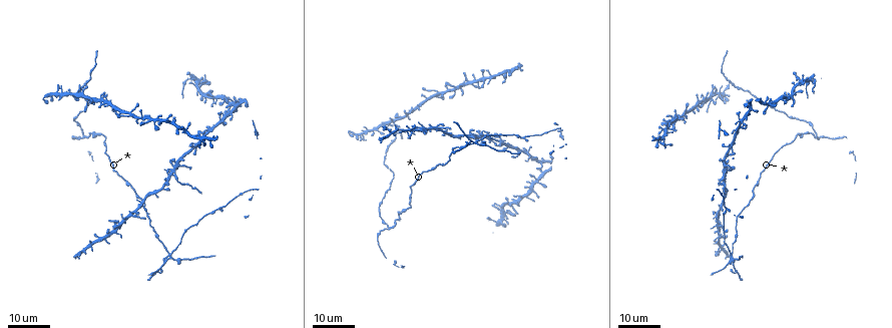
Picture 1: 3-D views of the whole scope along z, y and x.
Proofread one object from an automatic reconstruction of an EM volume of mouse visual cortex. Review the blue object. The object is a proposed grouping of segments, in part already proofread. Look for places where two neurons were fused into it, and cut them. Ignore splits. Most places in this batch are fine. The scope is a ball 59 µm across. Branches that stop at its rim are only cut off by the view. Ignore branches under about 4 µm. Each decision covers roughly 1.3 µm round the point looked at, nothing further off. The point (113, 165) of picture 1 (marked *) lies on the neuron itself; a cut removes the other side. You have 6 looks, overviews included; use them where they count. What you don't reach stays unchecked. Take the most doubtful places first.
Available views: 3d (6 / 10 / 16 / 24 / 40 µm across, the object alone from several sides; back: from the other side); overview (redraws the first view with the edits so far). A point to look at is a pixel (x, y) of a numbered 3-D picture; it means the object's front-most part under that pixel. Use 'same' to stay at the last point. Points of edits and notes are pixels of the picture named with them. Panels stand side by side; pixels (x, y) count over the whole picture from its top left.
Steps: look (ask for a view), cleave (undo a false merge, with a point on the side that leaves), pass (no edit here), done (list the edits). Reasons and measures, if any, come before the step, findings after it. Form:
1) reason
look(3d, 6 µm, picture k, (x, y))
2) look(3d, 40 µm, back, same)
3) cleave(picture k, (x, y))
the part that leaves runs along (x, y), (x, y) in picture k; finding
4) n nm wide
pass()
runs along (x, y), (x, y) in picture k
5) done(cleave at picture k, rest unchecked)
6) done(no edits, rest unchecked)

a fork
look(3d, 24 µm, picture 1, (171, 256))

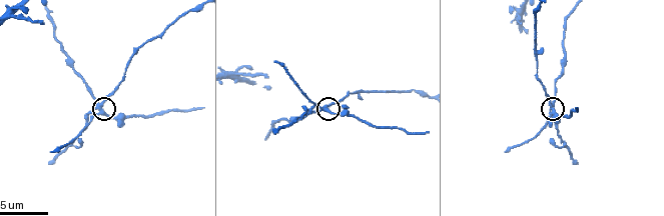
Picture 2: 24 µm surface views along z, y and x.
zoom in
look(3d, 10 µm, picture 2, (102, 105))

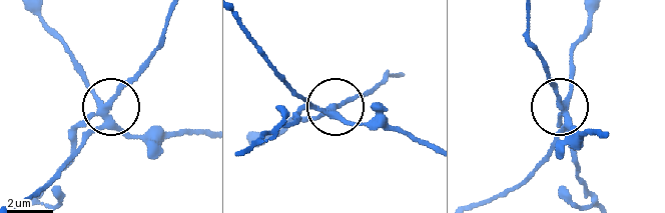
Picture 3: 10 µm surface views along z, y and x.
3 arms
cleave(picture 3, (125, 83))
the part that leaves runs along (101, 109), (147, 59), (162, 36), (168, 13) in picture 3; a second neuron is stuck on

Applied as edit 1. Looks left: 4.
look(overview)

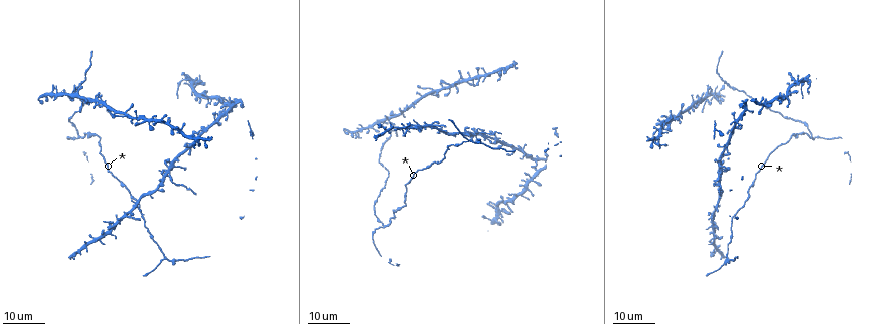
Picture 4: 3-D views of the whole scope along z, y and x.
look(3d, 16 µm, picture 4, (170, 176))

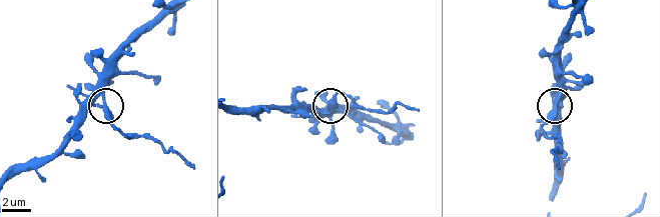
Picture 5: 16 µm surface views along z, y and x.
zoom in
look(3d, 6 µm, picture 5, (105, 105))

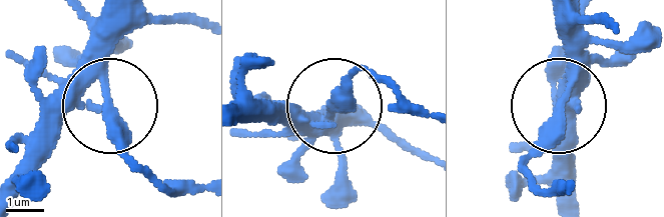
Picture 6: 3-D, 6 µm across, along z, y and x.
side arm 10 µm
pass()
one neuron here

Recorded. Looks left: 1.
done(cleave at picture 3, rest unchecked)

